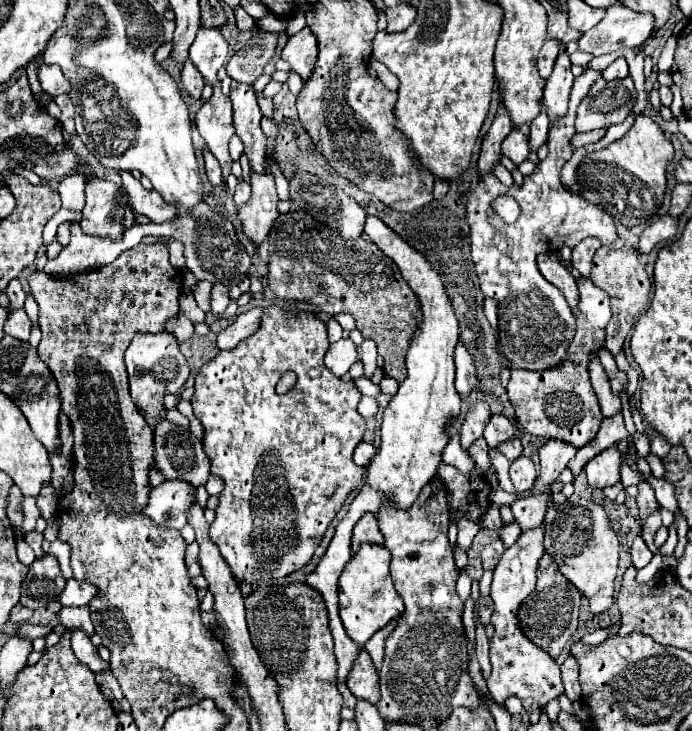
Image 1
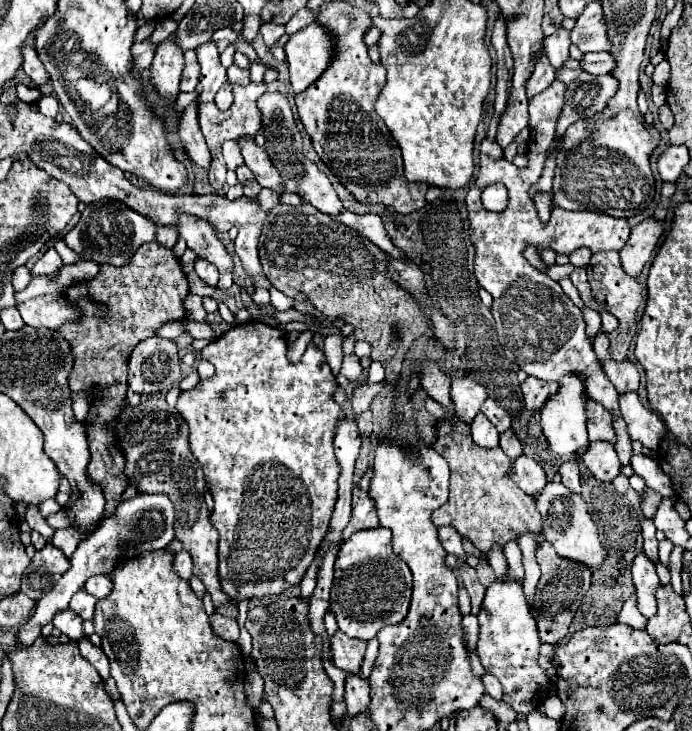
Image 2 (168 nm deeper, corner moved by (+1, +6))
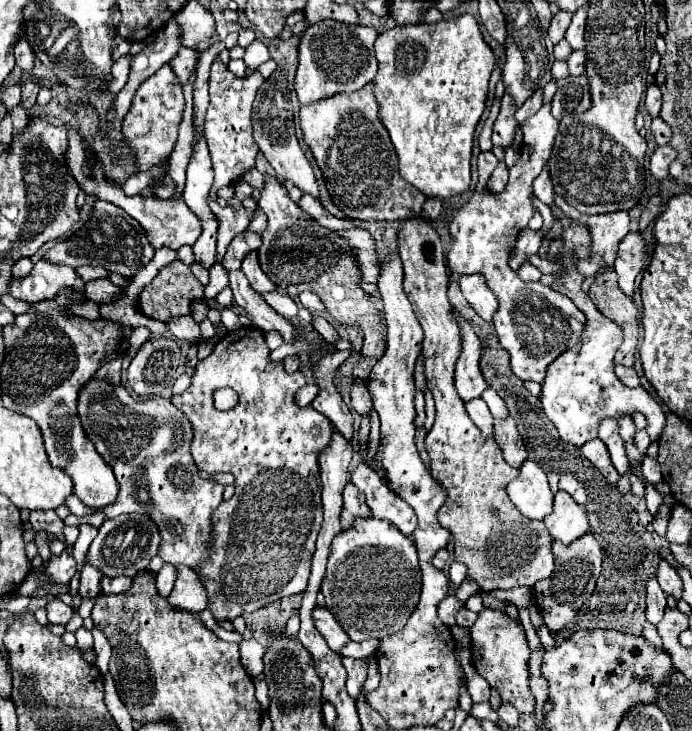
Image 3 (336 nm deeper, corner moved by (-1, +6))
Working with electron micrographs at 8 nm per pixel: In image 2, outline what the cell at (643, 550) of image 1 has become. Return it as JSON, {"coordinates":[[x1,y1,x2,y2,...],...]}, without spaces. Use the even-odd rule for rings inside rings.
{"coordinates":[[644,552,636,556,632,564,632,576,636,586,638,610,650,618,656,614,656,590,660,588,660,580,658,580,654,564,648,560]]}

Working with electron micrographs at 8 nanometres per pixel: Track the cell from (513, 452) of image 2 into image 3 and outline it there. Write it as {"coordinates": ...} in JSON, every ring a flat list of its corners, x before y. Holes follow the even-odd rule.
{"coordinates":[[514,418,494,422,494,440,504,452,506,462,514,468,520,468,522,462,526,460,526,448,522,444,522,436,518,434]]}

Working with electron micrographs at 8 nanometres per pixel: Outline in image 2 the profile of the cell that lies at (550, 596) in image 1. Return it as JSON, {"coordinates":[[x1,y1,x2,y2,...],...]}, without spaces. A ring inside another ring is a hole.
{"coordinates":[[546,540,540,542,540,548,536,552,536,560,538,560,540,570,542,570,538,590,536,590,538,608,540,608,538,634,540,634,542,642,558,644,568,634,568,626,570,626,570,622,574,618,574,612,578,610,584,594,590,588,592,572,588,568,584,568,584,564,576,564,574,560,564,560,562,556,554,554,554,548]]}

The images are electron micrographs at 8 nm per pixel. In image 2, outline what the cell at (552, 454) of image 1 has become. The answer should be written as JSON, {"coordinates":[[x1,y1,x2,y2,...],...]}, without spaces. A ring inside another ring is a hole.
{"coordinates":[[568,374,558,384,560,384,558,392,548,398,548,404,544,404,544,408,540,412,542,412,542,430,548,438,550,452,556,454,558,458,562,458,562,456,578,452,580,448,586,448,590,442,588,432,586,432,588,394,586,394,586,380,580,374]]}

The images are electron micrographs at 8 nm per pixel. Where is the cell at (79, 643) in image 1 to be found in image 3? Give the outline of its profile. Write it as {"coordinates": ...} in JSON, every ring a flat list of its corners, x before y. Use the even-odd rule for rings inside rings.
{"coordinates":[[60,600,48,602,46,612,48,612,48,622,50,624,62,624,62,626,66,626,74,616,74,610,68,604,60,602]]}

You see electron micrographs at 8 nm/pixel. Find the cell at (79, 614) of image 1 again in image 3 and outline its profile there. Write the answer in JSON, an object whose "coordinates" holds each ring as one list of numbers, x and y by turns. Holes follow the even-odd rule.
{"coordinates":[[84,562,82,574,80,574,80,588,78,588,78,598,84,600,98,600,100,596,100,578,102,574,96,568,90,568,90,564]]}

